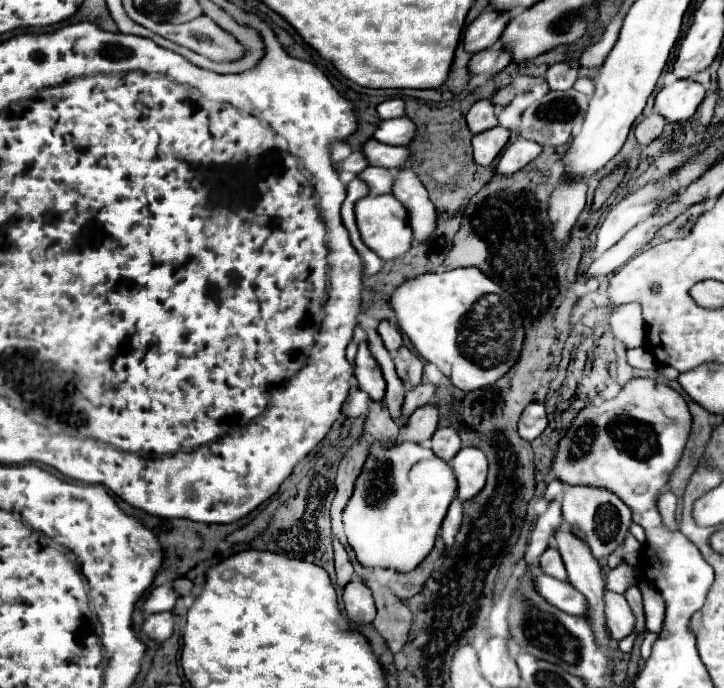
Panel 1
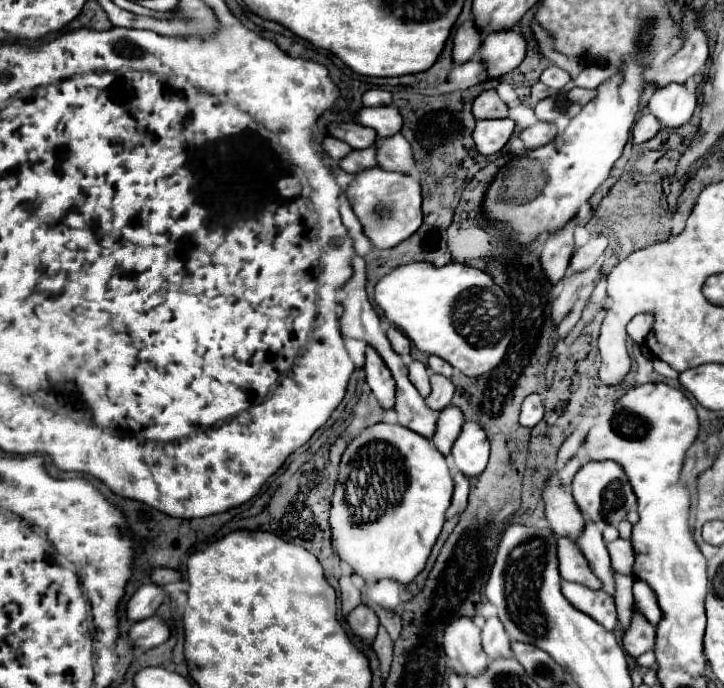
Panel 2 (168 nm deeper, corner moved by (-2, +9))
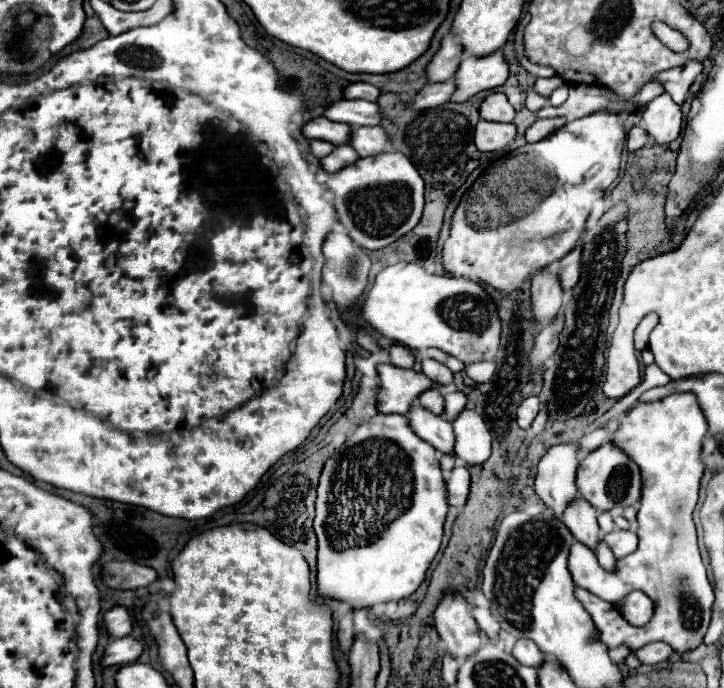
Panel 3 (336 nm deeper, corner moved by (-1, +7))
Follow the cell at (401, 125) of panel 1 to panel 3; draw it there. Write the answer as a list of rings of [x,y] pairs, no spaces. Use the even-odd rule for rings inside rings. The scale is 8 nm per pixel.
[[[341,100],[341,102],[335,102],[331,108],[325,110],[325,116],[327,114],[343,114],[343,116],[329,116],[329,120],[345,122],[345,124],[349,124],[353,128],[379,126],[381,124],[379,104],[365,102],[365,100]]]

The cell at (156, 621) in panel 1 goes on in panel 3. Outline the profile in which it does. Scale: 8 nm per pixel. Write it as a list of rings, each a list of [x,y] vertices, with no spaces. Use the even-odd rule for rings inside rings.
[[[133,636],[111,640],[105,648],[105,656],[101,660],[103,666],[115,666],[115,664],[129,664],[137,662],[137,658],[143,654],[143,644],[135,640]]]

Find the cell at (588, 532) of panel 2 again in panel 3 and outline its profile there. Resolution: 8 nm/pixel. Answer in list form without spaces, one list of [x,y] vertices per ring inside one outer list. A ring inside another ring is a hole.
[[[579,498],[573,504],[569,504],[569,508],[563,514],[563,524],[569,526],[575,540],[579,540],[591,550],[597,550],[601,530],[597,524],[597,510],[589,502]]]

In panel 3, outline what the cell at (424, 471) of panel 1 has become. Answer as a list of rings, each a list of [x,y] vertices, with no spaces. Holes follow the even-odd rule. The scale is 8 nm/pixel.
[[[383,414],[383,416],[375,416],[371,420],[371,424],[363,426],[357,430],[353,444],[345,446],[347,454],[339,456],[337,462],[333,462],[333,458],[329,458],[325,462],[325,468],[321,472],[321,480],[319,480],[319,488],[317,488],[317,516],[315,516],[315,534],[319,538],[319,556],[317,556],[317,586],[319,586],[319,594],[329,596],[329,598],[339,598],[347,604],[351,604],[353,608],[371,608],[379,602],[389,602],[389,600],[401,600],[411,596],[419,584],[425,580],[425,572],[429,568],[429,564],[433,562],[435,554],[439,552],[441,546],[441,538],[443,538],[443,522],[447,516],[447,490],[445,490],[445,480],[441,476],[441,468],[439,468],[439,454],[437,450],[421,440],[411,428],[409,428],[409,420],[407,416],[399,416],[399,414]]]

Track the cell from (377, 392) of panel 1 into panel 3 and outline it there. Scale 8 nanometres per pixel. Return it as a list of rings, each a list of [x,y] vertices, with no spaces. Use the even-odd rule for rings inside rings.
[[[377,364],[377,374],[381,384],[377,394],[377,410],[381,414],[407,414],[417,396],[433,386],[425,374],[403,370],[393,364]]]

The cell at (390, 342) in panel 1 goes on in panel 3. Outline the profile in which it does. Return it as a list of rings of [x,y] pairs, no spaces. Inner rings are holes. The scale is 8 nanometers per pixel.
[[[393,344],[389,348],[391,354],[391,364],[399,366],[399,368],[413,368],[413,354],[409,348],[401,346],[401,344]]]

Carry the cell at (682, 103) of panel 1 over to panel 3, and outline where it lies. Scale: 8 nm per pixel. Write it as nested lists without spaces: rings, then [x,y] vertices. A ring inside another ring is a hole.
[[[661,94],[645,106],[641,126],[647,130],[651,140],[657,144],[667,144],[681,134],[681,122],[681,106],[673,104],[673,98],[669,94]]]

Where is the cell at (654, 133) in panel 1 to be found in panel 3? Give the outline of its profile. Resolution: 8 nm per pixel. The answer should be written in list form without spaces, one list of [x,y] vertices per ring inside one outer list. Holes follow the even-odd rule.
[[[633,126],[633,128],[627,132],[627,148],[629,148],[631,152],[643,148],[647,142],[649,142],[649,134],[647,134],[641,126]]]

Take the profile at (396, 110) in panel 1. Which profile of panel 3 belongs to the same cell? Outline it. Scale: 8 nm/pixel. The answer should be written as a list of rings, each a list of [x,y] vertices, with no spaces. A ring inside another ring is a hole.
[[[357,82],[357,84],[351,84],[347,86],[345,90],[345,98],[349,100],[369,100],[369,102],[377,102],[379,100],[379,88],[375,88],[373,84],[365,84],[365,82]]]

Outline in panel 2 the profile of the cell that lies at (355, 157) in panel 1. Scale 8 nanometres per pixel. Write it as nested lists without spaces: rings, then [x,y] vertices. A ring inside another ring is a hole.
[[[326,136],[326,138],[322,140],[322,148],[324,148],[324,152],[328,152],[328,156],[334,158],[334,160],[344,158],[344,154],[348,154],[348,152],[352,150],[346,142],[342,142],[342,140],[338,140],[338,138],[332,138],[332,136]]]

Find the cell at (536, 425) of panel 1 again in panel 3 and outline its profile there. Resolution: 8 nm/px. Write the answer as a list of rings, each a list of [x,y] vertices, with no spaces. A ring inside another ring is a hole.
[[[529,396],[529,398],[525,398],[525,400],[521,402],[521,406],[519,406],[519,410],[517,410],[517,424],[519,424],[523,430],[527,430],[527,428],[531,426],[531,422],[535,420],[535,416],[537,416],[537,412],[539,412],[539,406],[541,406],[541,402],[539,402],[537,396]]]

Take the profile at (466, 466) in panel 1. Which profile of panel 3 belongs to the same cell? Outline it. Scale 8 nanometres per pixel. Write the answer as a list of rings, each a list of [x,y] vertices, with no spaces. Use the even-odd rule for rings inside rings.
[[[463,410],[453,420],[455,456],[465,466],[483,464],[491,454],[491,432],[473,410]]]

